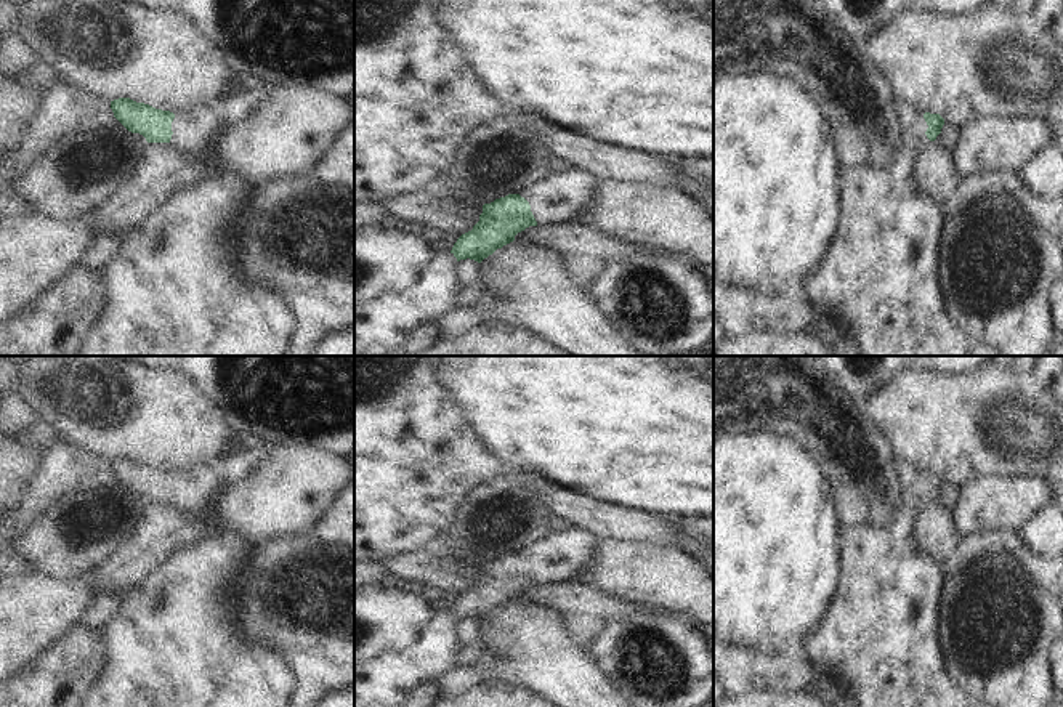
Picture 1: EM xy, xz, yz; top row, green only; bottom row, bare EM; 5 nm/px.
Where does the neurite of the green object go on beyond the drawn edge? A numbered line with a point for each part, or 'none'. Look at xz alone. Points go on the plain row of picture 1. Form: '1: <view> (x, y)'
1: xz (560, 557)

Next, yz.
1: yz (879, 642)

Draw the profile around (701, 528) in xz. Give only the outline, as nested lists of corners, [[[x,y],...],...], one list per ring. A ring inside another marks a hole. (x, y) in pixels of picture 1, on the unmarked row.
[[[669,516],[665,519],[675,521],[689,537],[699,539],[705,545],[713,545],[713,516]]]

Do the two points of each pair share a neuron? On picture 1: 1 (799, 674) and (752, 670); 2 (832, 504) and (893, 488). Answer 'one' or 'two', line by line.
1: one
2: two

